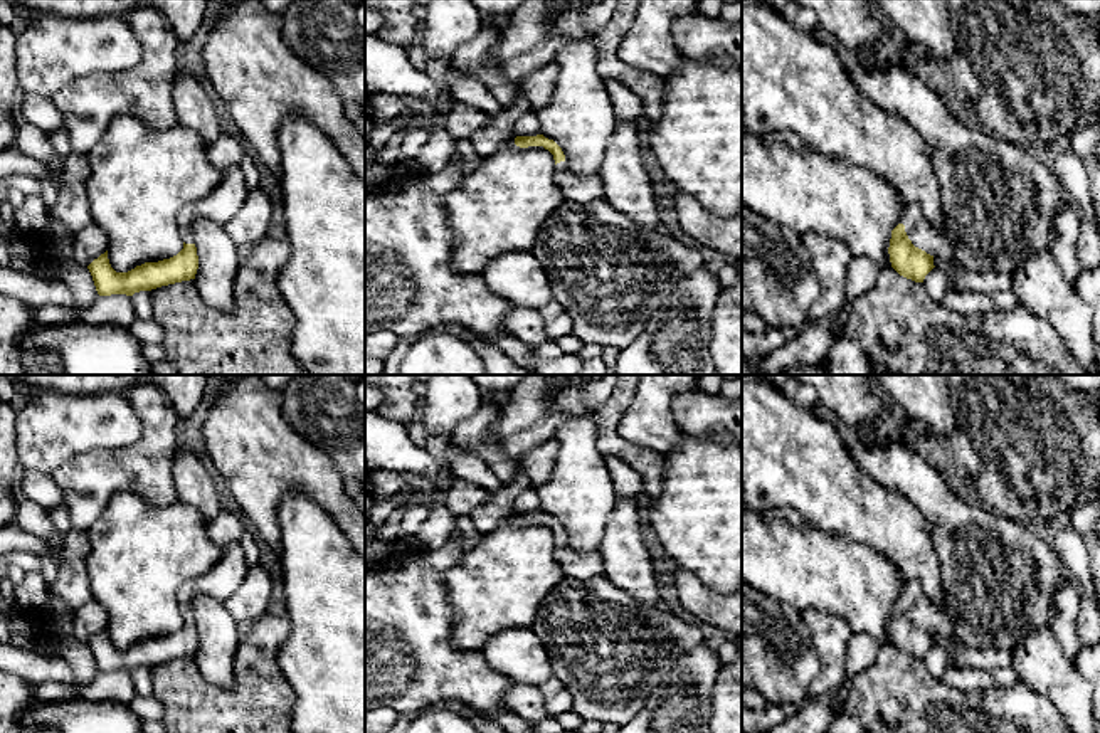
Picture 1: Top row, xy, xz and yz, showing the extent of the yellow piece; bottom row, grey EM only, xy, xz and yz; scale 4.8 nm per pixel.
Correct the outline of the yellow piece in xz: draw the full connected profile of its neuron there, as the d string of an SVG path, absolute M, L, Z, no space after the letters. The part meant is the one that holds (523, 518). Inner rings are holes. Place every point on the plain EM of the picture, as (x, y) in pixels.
M543 511L537 513L516 513L515 521L520 525L528 523L543 523L553 531L555 536L555 560L562 567L565 577L587 580L592 577L604 577L606 568L602 563L600 550L590 555L580 555L572 550L565 540L565 531L562 525L553 518L545 514Z

